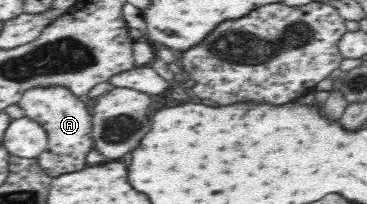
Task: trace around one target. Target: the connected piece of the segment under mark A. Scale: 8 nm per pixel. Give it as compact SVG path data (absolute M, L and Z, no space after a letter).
M61 85L37 86L23 92L17 104L23 109L25 117L39 122L47 132L47 150L37 157L38 164L45 170L47 175L57 177L57 175L69 171L79 171L85 167L85 157L87 157L87 152L94 147L95 140L93 139L91 113L89 113L87 105L79 99L79 96L75 95L71 89Z

